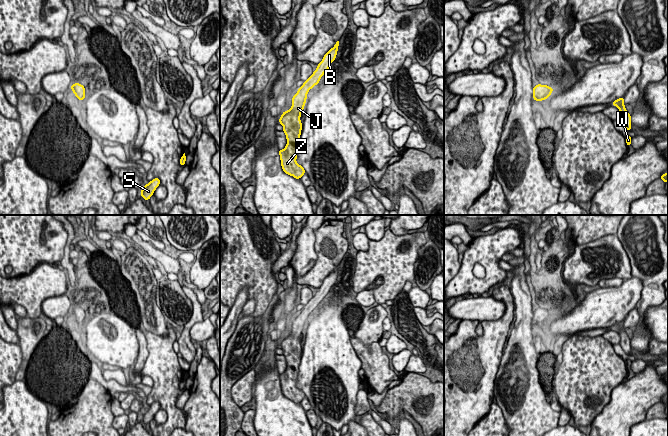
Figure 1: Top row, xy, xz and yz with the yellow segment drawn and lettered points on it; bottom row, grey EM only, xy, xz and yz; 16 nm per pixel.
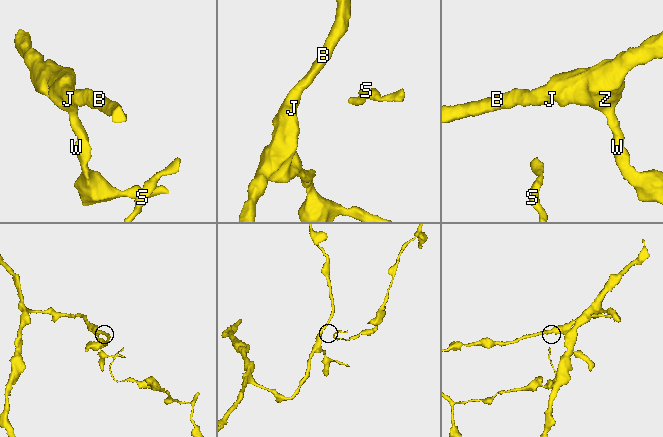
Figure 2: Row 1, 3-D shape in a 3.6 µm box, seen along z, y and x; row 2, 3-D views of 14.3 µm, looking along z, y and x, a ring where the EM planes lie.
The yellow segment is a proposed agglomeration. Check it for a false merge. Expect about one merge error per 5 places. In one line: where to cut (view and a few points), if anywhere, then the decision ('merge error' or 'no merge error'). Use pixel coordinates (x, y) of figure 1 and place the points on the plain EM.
no cut | no merge error

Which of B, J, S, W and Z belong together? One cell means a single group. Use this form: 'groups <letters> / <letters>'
groups B J S W Z

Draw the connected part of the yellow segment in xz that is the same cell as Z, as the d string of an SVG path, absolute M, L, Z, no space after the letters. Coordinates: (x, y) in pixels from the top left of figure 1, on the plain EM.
M339 265L323 280L322 285L317 289L313 298L304 305L303 309L292 321L291 333L284 335L279 343L287 363L285 372L279 374L281 390L286 398L296 403L300 403L305 398L305 393L296 386L302 354L301 337L304 334L308 315L319 308L319 304L329 293L331 287L336 282L338 270Z

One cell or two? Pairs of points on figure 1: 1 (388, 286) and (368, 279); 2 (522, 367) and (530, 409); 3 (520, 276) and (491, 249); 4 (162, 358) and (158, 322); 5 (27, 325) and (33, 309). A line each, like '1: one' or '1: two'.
1: one
2: one
3: two
4: two
5: two

